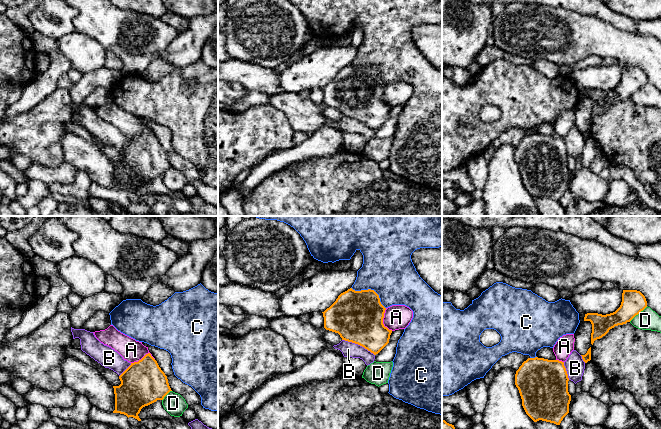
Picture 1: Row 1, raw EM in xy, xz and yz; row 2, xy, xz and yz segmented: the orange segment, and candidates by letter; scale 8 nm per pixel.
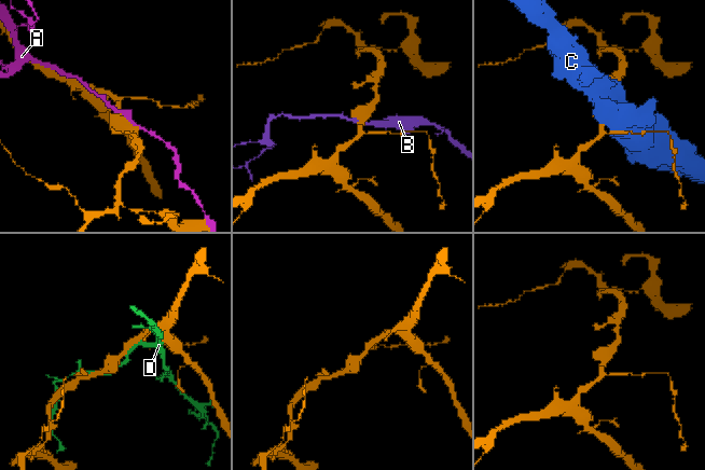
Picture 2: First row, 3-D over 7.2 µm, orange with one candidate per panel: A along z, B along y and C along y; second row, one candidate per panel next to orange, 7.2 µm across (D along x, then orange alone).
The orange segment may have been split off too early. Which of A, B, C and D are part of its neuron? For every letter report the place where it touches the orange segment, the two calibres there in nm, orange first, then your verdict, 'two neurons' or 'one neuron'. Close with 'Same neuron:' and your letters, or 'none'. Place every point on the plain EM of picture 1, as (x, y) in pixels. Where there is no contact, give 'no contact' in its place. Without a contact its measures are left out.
A: meets orange in xz at (382, 97); 420 nm thick on the orange side, 200 nm on the other; two neurons
B: meets orange in xz at (358, 120); 420 nm thick on the orange side, 120 nm on the other; two neurons
C: meets orange in xz at (370, 65); 420 nm thick on the orange side, 400 nm on the other; two neurons
D: meets orange in yz at (638, 89); 190 nm thick on the orange side, 160 nm on the other; two neurons
Same neuron: none

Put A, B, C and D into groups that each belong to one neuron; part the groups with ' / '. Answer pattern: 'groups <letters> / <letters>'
groups A / B / C / D

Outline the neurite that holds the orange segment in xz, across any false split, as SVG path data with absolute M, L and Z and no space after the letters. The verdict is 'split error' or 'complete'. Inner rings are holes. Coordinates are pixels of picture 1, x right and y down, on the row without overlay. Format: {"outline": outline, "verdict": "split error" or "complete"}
{"outline": "M350 64L341 69L332 81L322 88L324 104L338 109L342 116L358 120L376 131L389 119L392 109L392 106L383 100L385 86L374 66L355 67Z", "verdict": "complete"}

